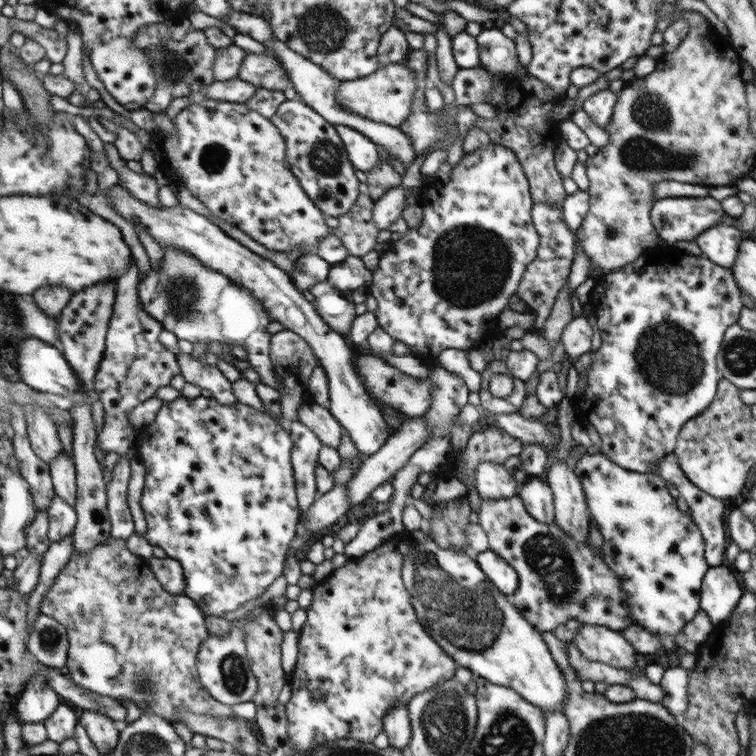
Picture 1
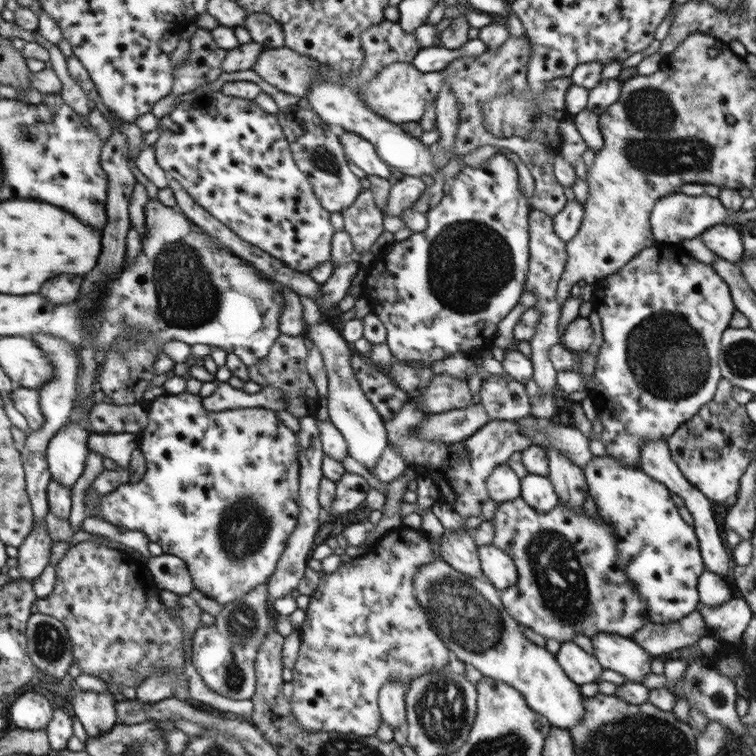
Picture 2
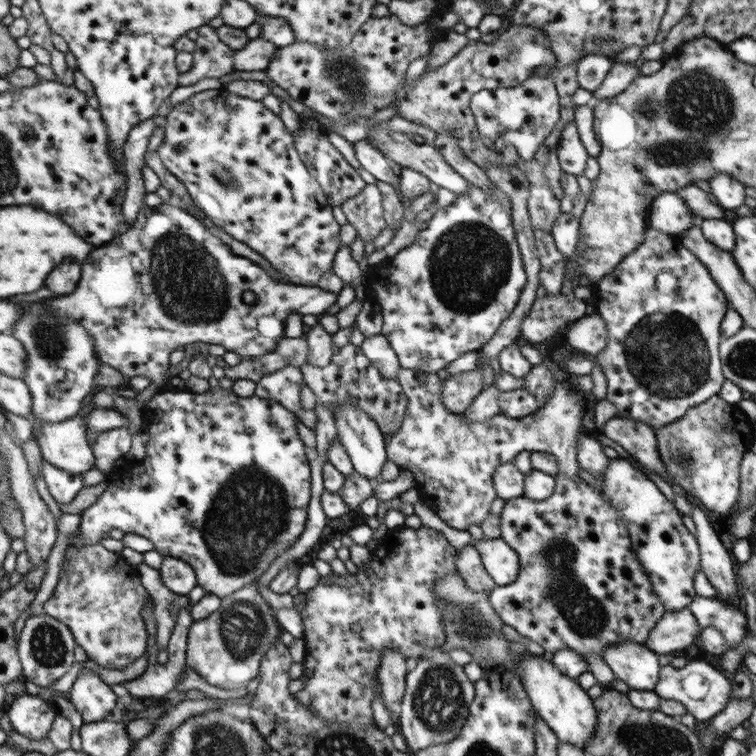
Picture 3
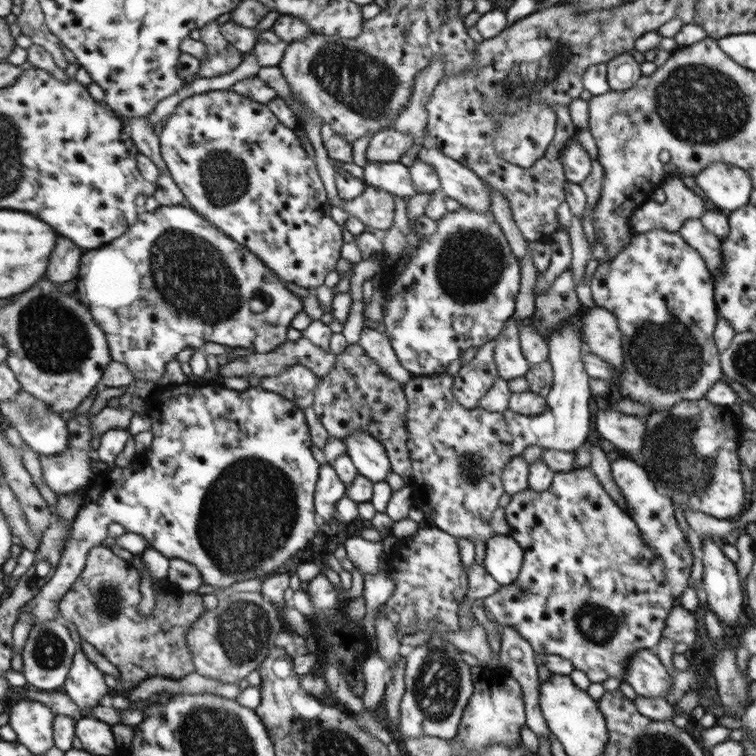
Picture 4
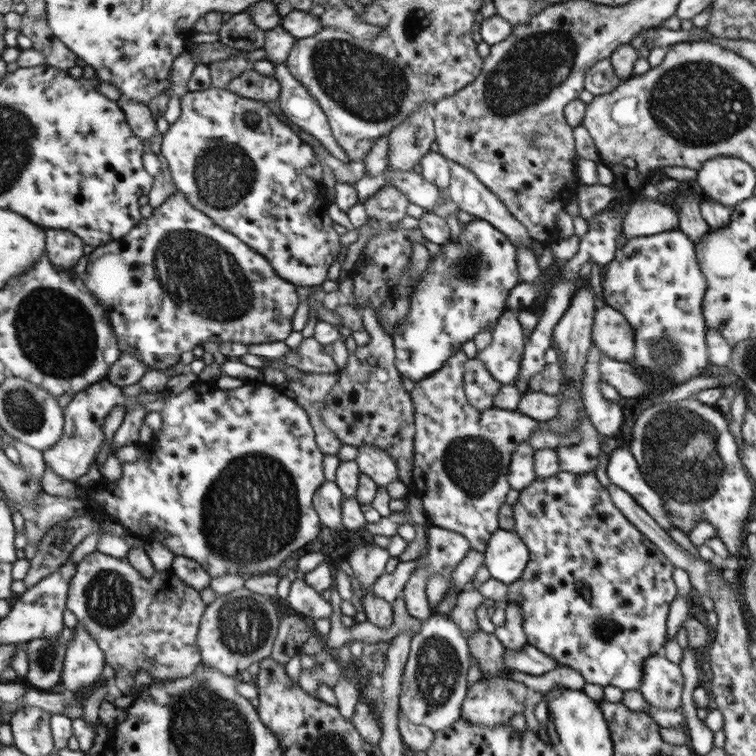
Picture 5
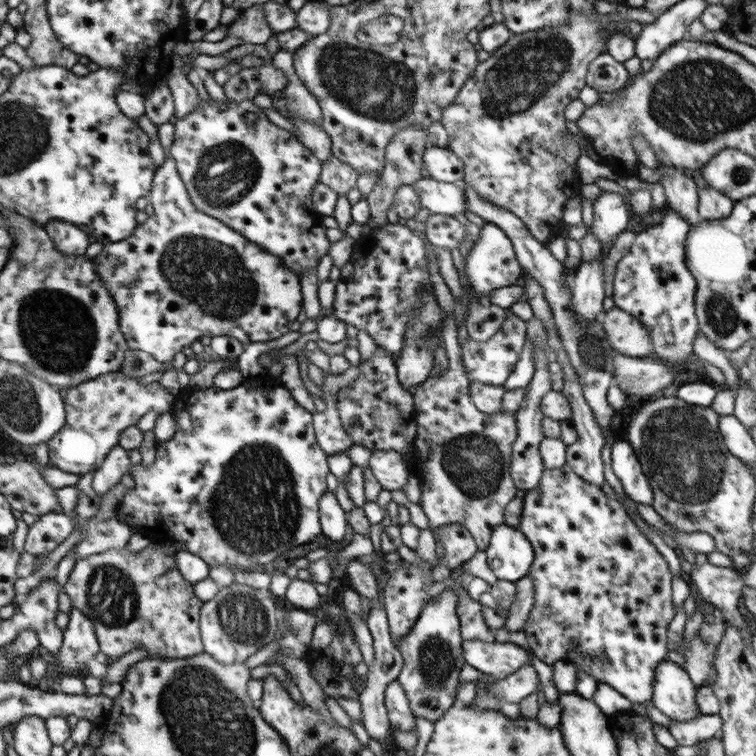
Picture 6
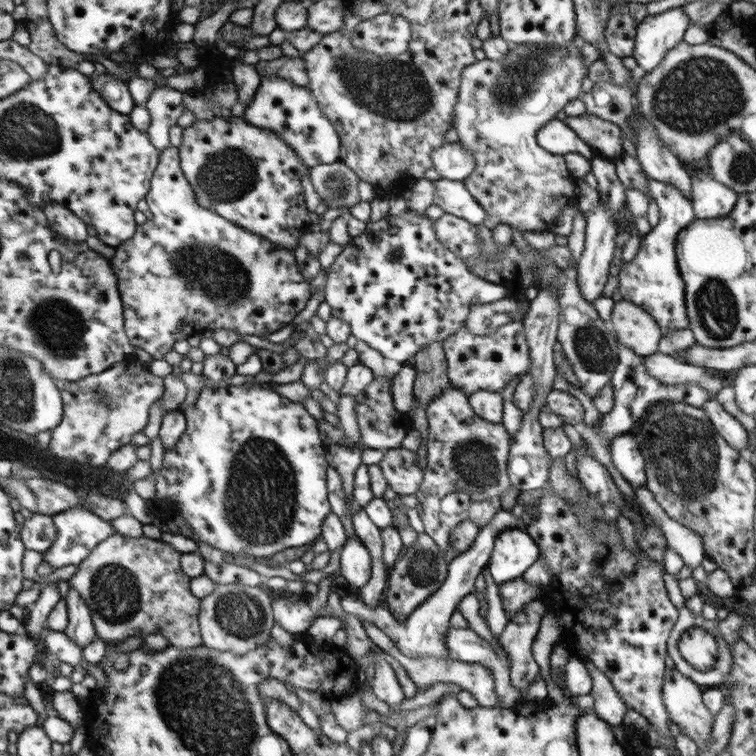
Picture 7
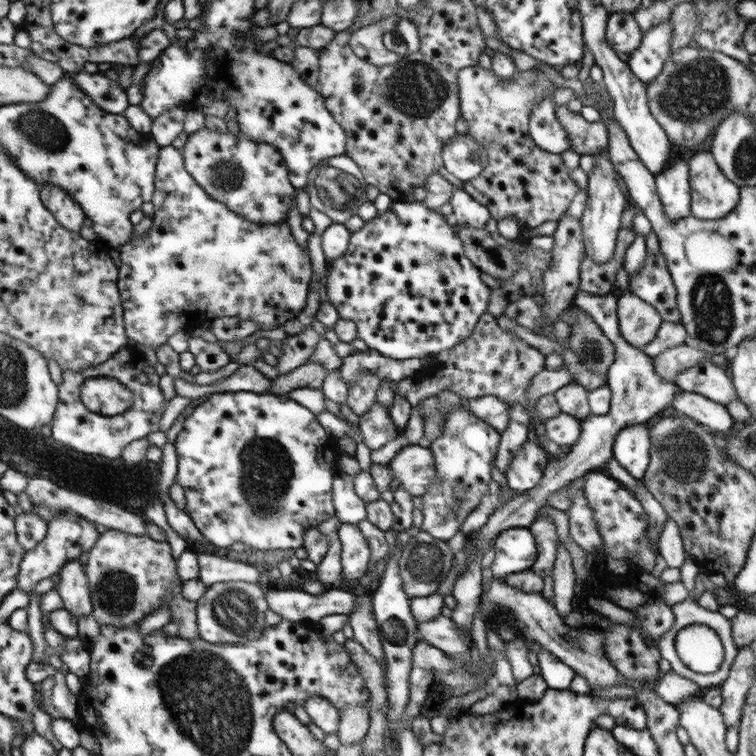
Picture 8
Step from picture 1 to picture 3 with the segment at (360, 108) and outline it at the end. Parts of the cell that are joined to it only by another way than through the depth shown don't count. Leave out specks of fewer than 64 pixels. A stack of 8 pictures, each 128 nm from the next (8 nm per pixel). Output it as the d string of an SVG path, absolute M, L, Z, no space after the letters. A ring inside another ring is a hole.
M511 24L495 41L473 42L467 44L460 52L453 56L446 64L442 64L438 70L426 71L418 78L412 80L412 84L406 82L404 78L404 88L401 92L396 91L396 95L390 102L390 107L398 107L398 116L411 123L428 126L436 134L442 132L452 132L458 140L458 146L462 152L476 166L481 169L492 166L506 164L506 166L517 166L520 168L525 178L530 182L530 198L528 199L528 214L532 230L548 230L554 226L560 214L560 202L562 202L562 186L560 186L560 176L562 168L558 166L558 142L561 140L564 126L568 122L575 120L575 92L580 88L576 66L582 58L574 59L570 66L562 65L556 69L552 75L556 92L559 94L559 105L561 118L554 124L554 130L546 136L542 146L538 148L530 162L521 160L517 162L515 157L499 157L483 143L479 136L479 129L475 121L474 110L471 109L471 99L479 90L497 89L509 86L512 89L520 89L520 84L532 79L532 76L540 76L544 72L544 66L552 66L554 51L550 48L548 37L544 37L544 32L540 26L536 25L516 25Z

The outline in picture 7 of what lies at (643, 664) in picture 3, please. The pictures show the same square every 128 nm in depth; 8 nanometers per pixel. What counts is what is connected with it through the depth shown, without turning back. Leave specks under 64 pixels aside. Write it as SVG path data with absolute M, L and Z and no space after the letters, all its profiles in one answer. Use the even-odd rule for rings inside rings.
M675 668L667 669L663 684L664 705L670 720L696 742L699 750L704 750L710 742L710 732L715 720L715 716L703 703L702 689Z

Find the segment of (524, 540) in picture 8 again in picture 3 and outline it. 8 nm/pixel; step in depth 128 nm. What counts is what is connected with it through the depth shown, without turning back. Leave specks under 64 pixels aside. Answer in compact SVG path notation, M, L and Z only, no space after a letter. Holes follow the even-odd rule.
M502 537L497 539L472 540L478 550L484 568L490 573L496 586L506 587L514 583L519 576L519 553Z

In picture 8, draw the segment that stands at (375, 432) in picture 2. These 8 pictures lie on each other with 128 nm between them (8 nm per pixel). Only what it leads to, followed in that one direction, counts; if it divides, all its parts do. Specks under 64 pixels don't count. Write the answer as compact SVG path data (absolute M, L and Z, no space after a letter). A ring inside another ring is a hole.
M411 444L402 448L388 466L392 476L406 491L414 496L422 496L428 492L432 480L436 479L435 464L432 450Z

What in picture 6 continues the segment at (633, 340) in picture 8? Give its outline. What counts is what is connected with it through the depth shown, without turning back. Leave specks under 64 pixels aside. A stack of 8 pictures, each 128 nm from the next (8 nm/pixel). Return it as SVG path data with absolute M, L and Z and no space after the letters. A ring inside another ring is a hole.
M615 307L605 310L600 318L614 351L630 357L653 356L651 330L632 314Z

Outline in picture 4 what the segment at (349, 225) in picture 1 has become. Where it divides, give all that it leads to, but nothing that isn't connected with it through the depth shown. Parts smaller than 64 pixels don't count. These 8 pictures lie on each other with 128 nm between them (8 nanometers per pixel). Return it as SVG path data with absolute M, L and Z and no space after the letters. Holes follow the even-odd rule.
M261 66L257 72L257 77L264 80L270 87L276 90L277 97L268 103L268 108L272 108L272 112L276 112L276 116L280 116L280 120L284 120L284 124L288 124L288 128L302 126L310 139L310 142L315 150L316 164L318 164L318 172L320 179L324 180L324 186L328 190L328 198L332 205L339 206L349 215L360 219L364 226L387 230L394 222L394 195L392 193L374 188L374 186L365 186L364 192L354 198L354 200L342 200L338 194L335 184L334 166L329 162L328 152L324 148L320 129L322 128L323 120L320 116L314 114L312 110L306 113L306 106L301 106L292 98L291 88L284 78L281 69L278 66Z

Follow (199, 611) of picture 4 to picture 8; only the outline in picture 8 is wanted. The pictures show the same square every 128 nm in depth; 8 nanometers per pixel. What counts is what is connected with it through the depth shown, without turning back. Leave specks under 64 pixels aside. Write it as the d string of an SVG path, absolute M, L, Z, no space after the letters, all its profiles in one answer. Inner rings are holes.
M107 529L89 554L87 562L90 584L93 588L93 600L95 604L95 618L104 625L116 625L116 627L130 627L142 622L148 613L157 610L167 604L171 617L170 621L180 623L178 637L184 639L201 638L199 636L197 622L197 601L186 600L182 597L182 584L177 572L177 561L174 560L170 544L167 541L155 541L149 536L136 536L134 534Z

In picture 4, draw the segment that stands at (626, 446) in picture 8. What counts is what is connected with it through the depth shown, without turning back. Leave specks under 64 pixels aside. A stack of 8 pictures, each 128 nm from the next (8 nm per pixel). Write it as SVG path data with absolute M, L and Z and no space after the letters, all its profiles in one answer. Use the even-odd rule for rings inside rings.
M621 455L611 462L611 475L614 482L622 489L623 505L626 511L636 520L644 540L654 549L664 563L664 573L671 581L674 597L678 602L680 594L688 588L688 579L691 579L691 568L697 552L692 550L674 516L672 500L658 490L656 482L650 480L642 465L638 465L628 455Z

